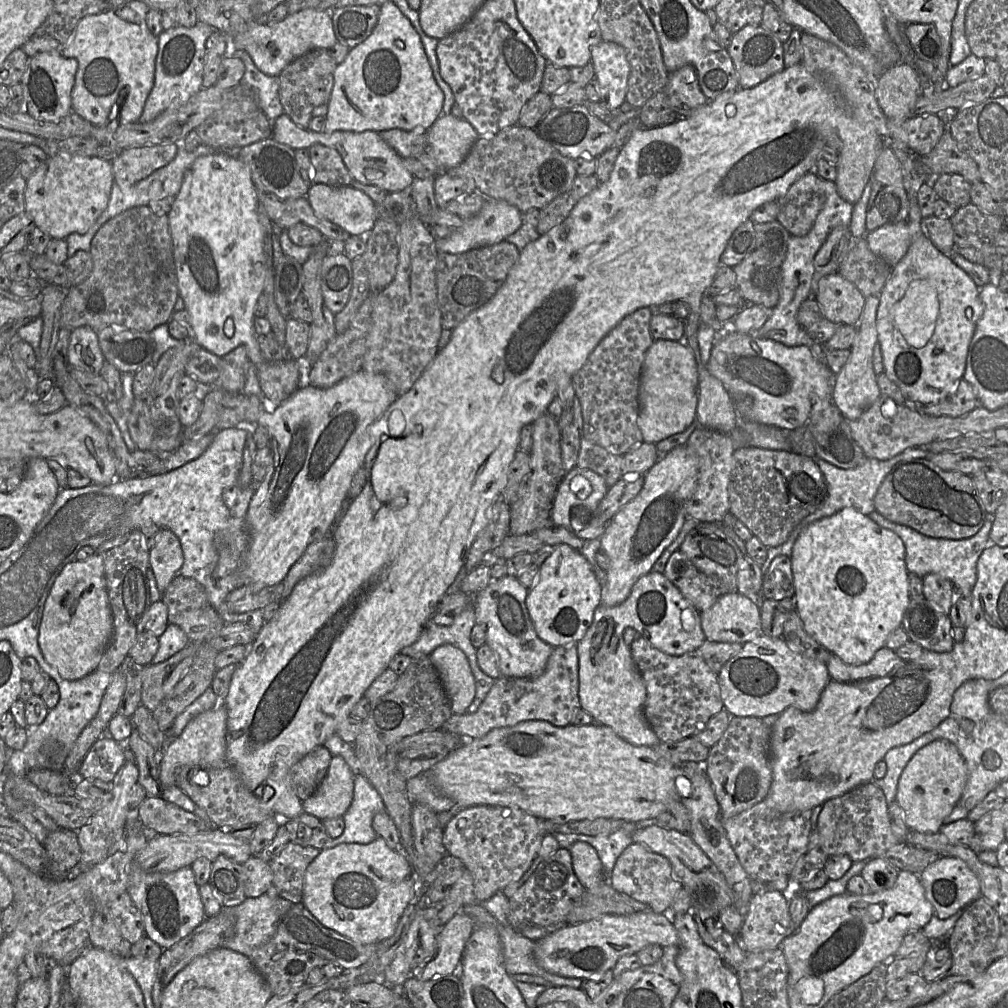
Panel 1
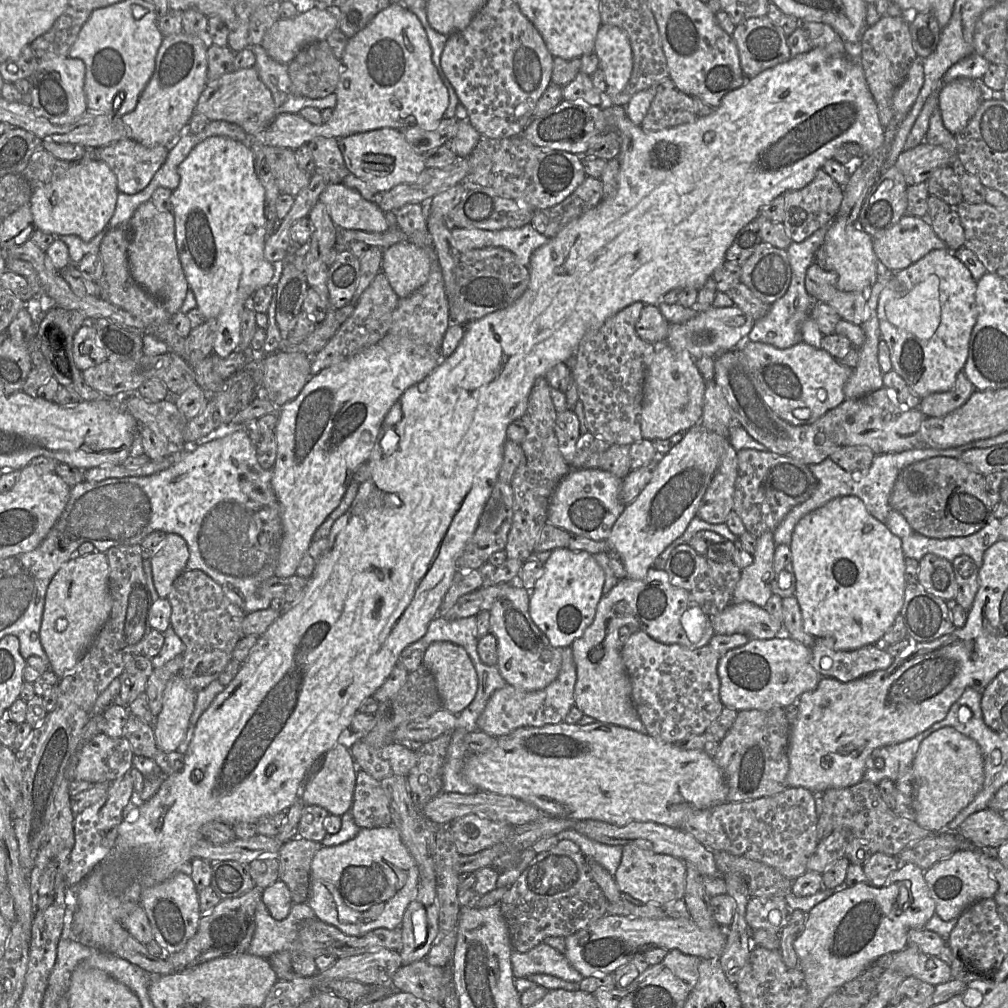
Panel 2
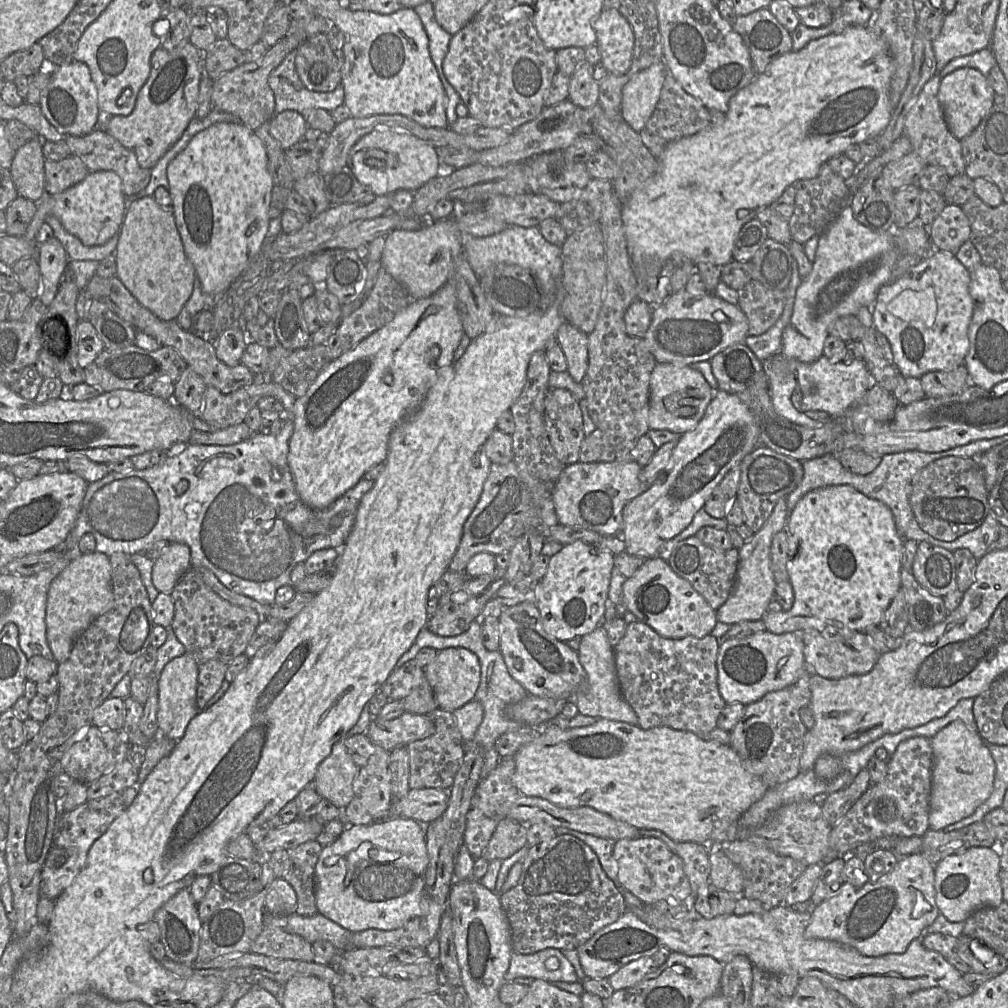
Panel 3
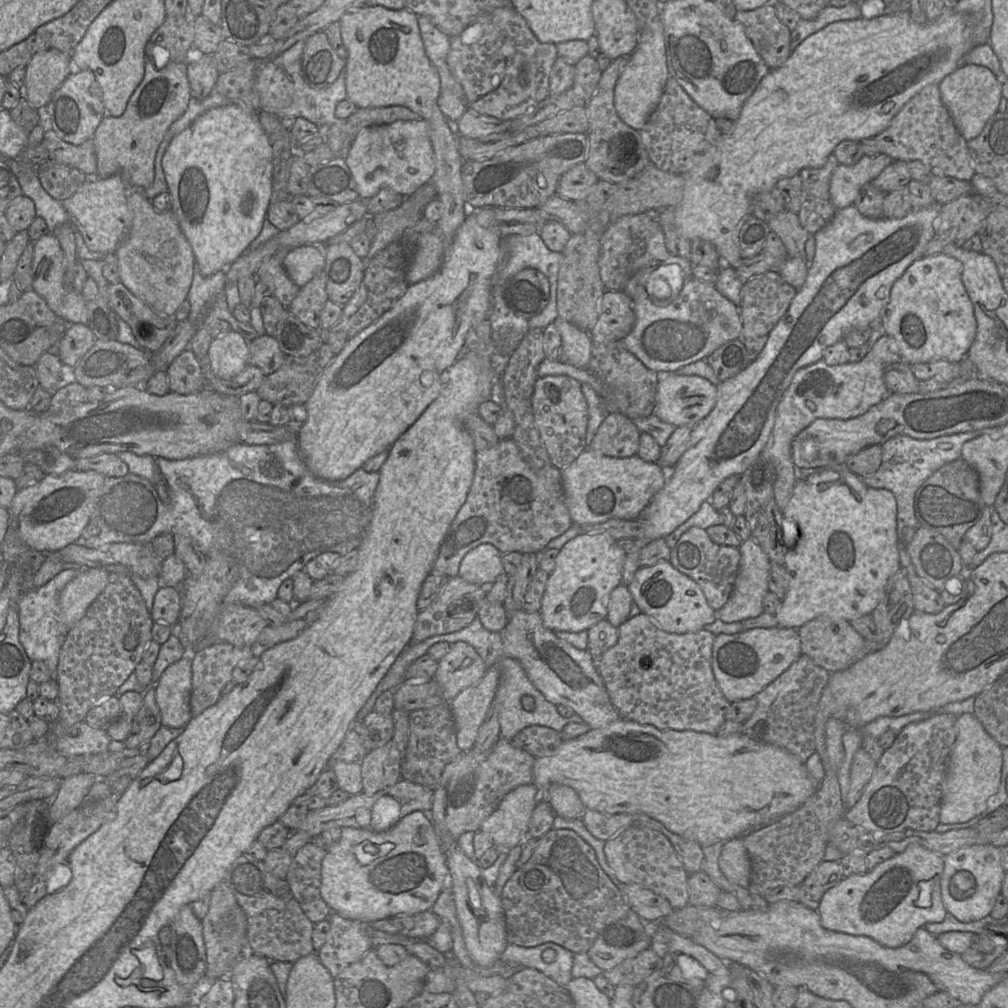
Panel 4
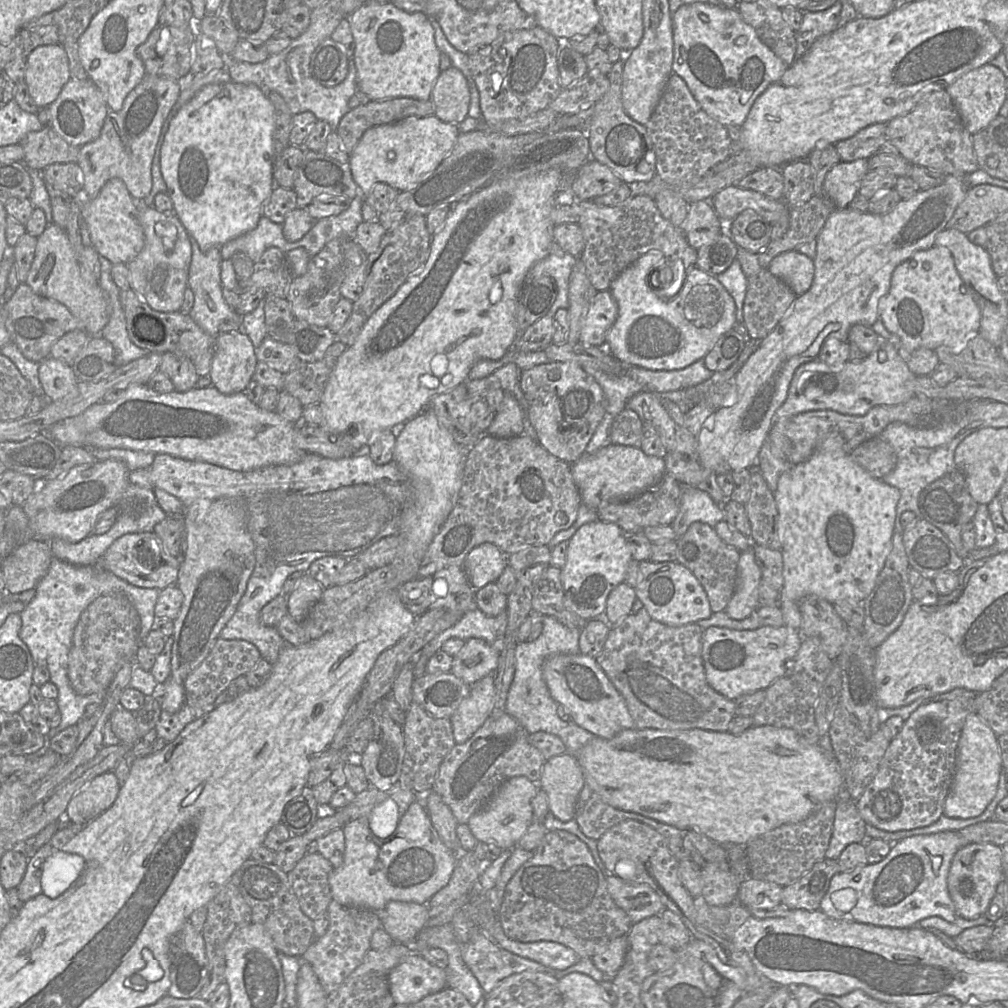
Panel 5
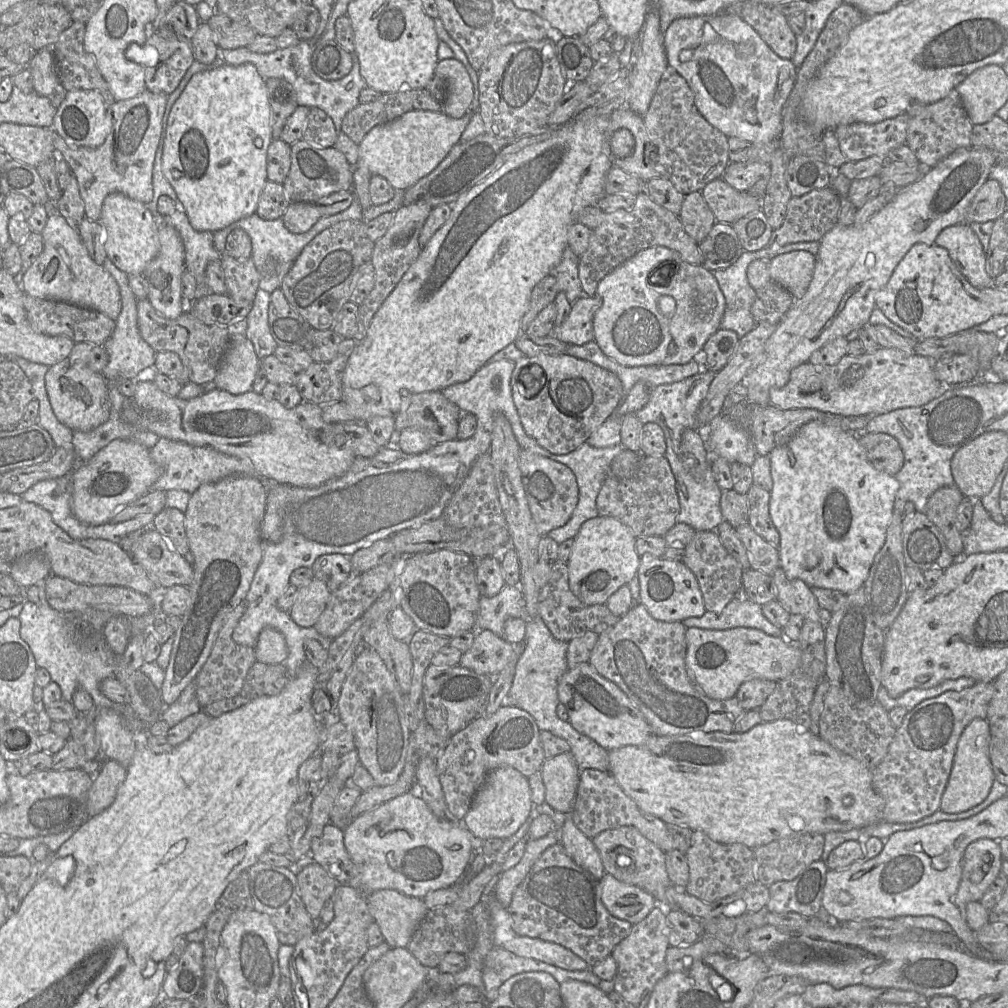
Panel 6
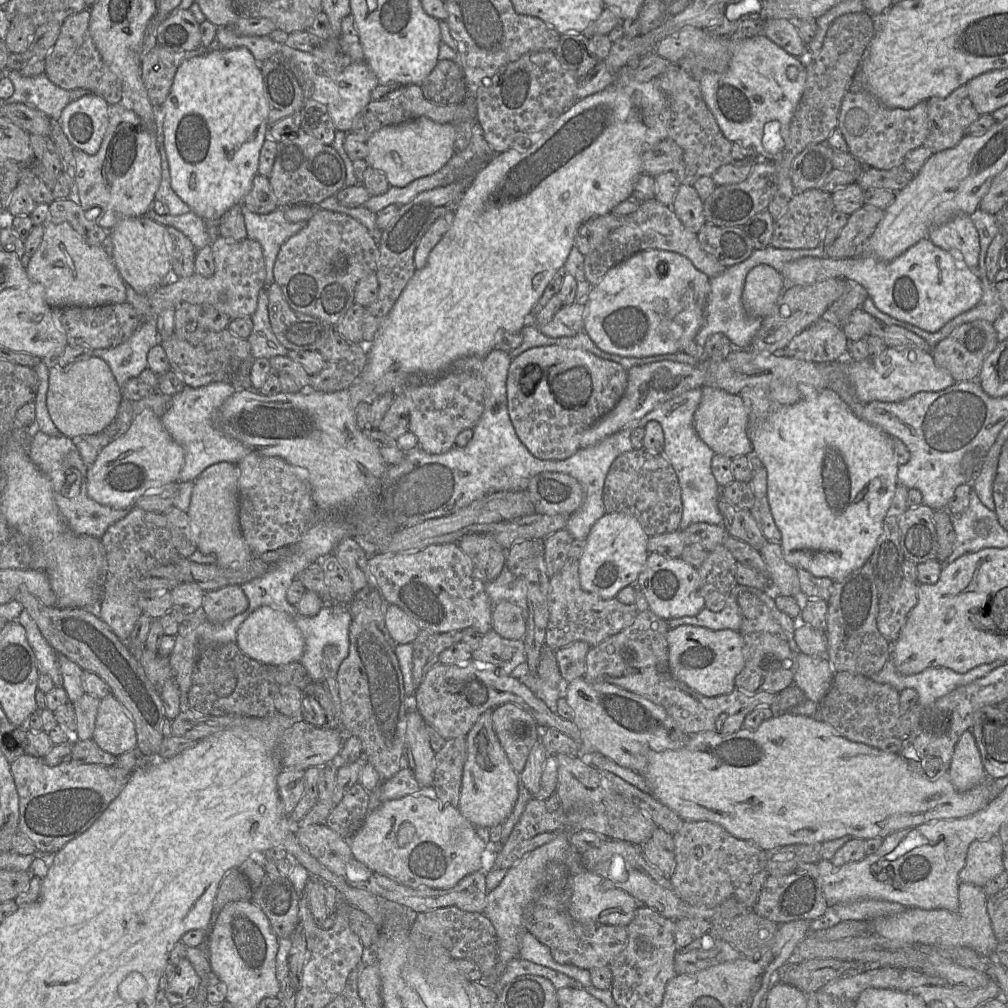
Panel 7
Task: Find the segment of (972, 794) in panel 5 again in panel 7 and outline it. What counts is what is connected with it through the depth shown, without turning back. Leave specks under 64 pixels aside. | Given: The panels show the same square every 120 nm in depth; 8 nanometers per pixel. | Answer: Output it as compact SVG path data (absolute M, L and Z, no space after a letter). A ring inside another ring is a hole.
M966 730L955 745L948 775L959 792L971 790L989 779L971 730Z

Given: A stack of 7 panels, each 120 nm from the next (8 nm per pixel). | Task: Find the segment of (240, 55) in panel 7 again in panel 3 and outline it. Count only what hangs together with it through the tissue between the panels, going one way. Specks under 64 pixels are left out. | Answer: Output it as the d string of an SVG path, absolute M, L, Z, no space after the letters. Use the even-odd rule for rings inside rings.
M217 122L208 128L198 132L192 137L187 147L180 152L167 167L167 177L169 182L169 192L172 197L172 212L175 217L176 226L180 234L186 256L195 268L196 276L199 278L204 293L213 297L216 294L224 294L232 282L237 279L248 263L259 252L269 227L269 207L272 193L272 177L268 171L267 151L263 141L253 130L244 124L237 122Z

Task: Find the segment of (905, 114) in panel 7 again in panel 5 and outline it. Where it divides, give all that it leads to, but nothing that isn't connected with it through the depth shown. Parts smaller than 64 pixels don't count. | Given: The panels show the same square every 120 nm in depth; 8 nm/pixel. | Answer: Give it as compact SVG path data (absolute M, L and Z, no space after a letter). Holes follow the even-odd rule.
M875 123L861 129L850 138L838 141L835 147L841 161L869 159L876 154L878 148L887 140L886 127L886 123Z

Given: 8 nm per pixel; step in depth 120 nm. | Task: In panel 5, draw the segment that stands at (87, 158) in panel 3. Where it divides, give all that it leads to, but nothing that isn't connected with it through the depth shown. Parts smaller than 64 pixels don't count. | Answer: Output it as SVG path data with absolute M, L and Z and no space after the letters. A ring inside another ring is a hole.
M51 126L29 132L19 143L24 150L24 164L42 172L55 163L77 163L79 149L69 145Z

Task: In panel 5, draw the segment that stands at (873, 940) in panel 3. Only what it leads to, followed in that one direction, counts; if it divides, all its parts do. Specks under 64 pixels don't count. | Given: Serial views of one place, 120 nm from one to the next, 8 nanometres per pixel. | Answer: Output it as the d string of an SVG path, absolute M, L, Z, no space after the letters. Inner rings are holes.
M959 831L903 838L892 844L882 861L836 873L819 909L834 919L898 929L917 926L921 920L932 916L954 922L958 915L947 878L954 855L964 845Z

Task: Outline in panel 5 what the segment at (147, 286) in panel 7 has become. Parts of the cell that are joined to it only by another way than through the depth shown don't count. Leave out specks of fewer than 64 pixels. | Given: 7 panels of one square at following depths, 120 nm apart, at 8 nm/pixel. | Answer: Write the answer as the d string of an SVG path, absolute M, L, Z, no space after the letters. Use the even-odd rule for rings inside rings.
M119 178L110 179L96 198L84 199L84 220L92 246L112 264L129 263L144 247L145 236L139 218L138 201L131 196L125 183Z

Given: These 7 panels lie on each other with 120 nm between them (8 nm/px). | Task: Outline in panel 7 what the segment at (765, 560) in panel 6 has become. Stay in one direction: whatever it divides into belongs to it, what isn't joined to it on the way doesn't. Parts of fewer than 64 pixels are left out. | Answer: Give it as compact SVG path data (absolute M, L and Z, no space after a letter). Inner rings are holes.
M722 496L719 498L718 508L723 517L723 527L730 536L746 542L757 551L760 551L768 542L750 510L735 508Z

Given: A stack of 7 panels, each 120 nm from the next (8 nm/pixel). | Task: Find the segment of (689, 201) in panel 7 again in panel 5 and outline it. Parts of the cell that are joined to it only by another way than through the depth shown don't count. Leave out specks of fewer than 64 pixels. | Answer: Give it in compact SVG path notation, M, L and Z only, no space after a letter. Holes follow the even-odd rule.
M710 200L690 203L681 226L688 244L698 250L720 234L720 222Z

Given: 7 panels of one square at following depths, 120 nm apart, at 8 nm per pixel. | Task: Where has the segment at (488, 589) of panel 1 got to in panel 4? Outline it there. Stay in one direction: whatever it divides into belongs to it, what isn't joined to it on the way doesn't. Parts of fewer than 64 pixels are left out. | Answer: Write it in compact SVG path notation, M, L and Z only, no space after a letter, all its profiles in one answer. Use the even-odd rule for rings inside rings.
M524 609L513 612L502 631L503 651L506 656L519 661L531 683L554 705L565 705L573 709L590 729L604 728L621 718L612 704L603 680L595 665L595 658L585 649L580 650L558 638L554 631L546 628L539 612L528 613Z

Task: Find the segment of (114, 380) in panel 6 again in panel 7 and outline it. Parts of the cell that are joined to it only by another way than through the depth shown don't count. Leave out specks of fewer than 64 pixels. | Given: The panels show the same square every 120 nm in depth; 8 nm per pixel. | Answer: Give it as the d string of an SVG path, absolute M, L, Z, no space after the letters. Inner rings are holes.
M126 284L126 295L126 302L132 305L138 317L138 325L134 334L129 340L114 348L93 350L93 357L100 358L109 365L120 388L129 379L139 377L149 367L147 362L148 352L161 342L157 331L158 314L150 305L146 294L139 294L129 284Z

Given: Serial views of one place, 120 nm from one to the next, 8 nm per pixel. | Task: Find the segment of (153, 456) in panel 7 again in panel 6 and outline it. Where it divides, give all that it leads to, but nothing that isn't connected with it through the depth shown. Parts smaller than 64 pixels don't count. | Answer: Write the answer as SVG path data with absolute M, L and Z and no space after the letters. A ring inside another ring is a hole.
M113 440L71 472L73 514L85 524L107 523L119 508L151 490L160 476L161 469L152 460L150 449L132 440Z

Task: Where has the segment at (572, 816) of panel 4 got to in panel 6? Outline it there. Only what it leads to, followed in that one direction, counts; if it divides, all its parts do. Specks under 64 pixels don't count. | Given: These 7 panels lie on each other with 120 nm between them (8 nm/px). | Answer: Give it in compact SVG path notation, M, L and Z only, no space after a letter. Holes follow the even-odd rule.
M569 752L545 759L541 772L545 802L556 811L570 813L580 781L580 769L573 755Z

